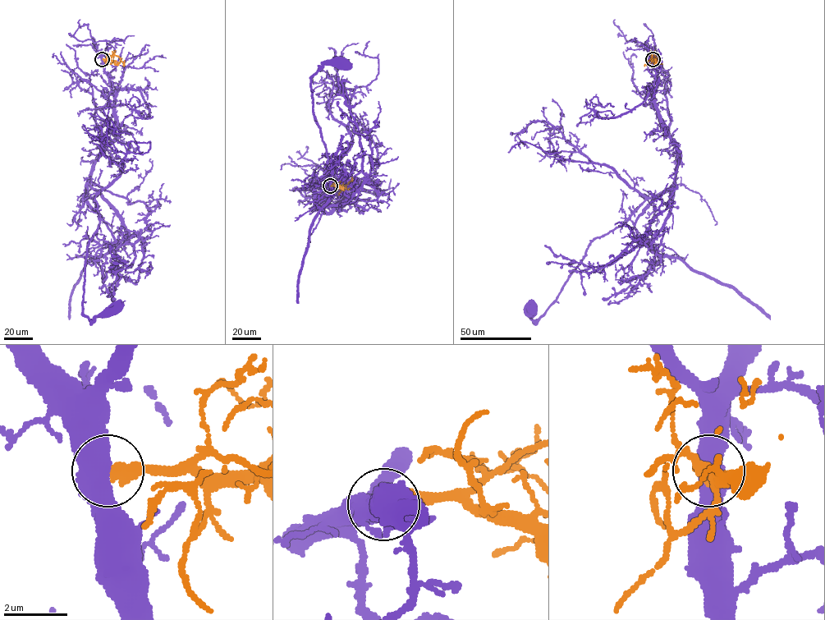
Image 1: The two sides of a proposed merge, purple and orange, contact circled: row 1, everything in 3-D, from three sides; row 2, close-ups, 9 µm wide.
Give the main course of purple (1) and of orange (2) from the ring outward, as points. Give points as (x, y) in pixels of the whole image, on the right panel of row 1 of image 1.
1: (653, 59), (654, 107), (679, 153), (674, 182), (591, 242), (544, 313), (533, 320), (529, 309)
2: (653, 59), (652, 55), (643, 66)

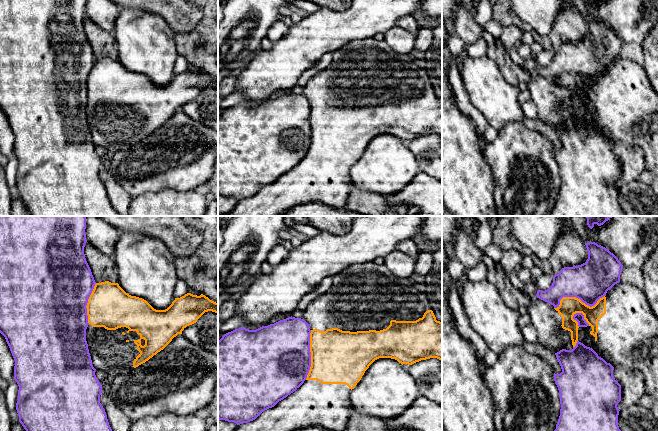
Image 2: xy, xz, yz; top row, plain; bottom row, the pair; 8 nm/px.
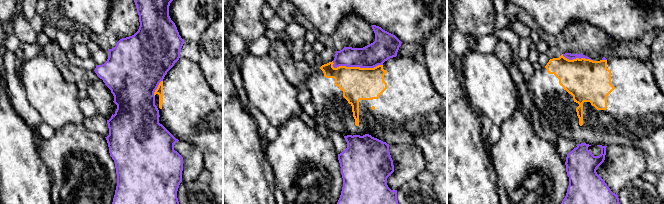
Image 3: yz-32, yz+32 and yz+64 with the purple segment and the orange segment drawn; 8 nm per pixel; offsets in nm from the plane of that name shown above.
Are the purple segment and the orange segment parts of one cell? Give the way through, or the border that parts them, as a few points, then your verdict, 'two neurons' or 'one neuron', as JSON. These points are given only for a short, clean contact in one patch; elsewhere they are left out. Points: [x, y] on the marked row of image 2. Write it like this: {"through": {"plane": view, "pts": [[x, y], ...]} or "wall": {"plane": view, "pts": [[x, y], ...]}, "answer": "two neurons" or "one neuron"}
{"answer": "two neurons"}

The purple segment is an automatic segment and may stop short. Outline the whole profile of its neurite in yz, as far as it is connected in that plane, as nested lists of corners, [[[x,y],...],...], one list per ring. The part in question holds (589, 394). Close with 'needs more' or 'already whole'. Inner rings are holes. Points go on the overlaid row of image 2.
[[[579,341],[572,350],[562,349],[555,355],[562,372],[554,373],[561,404],[554,431],[621,431],[617,407],[621,401],[621,385],[613,376],[614,367]]]; already whole

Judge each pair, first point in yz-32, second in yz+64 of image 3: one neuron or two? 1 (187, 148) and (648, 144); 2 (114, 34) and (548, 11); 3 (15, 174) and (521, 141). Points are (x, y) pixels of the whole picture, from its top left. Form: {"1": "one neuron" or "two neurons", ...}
{"1": "two neurons", "2": "two neurons", "3": "two neurons"}

